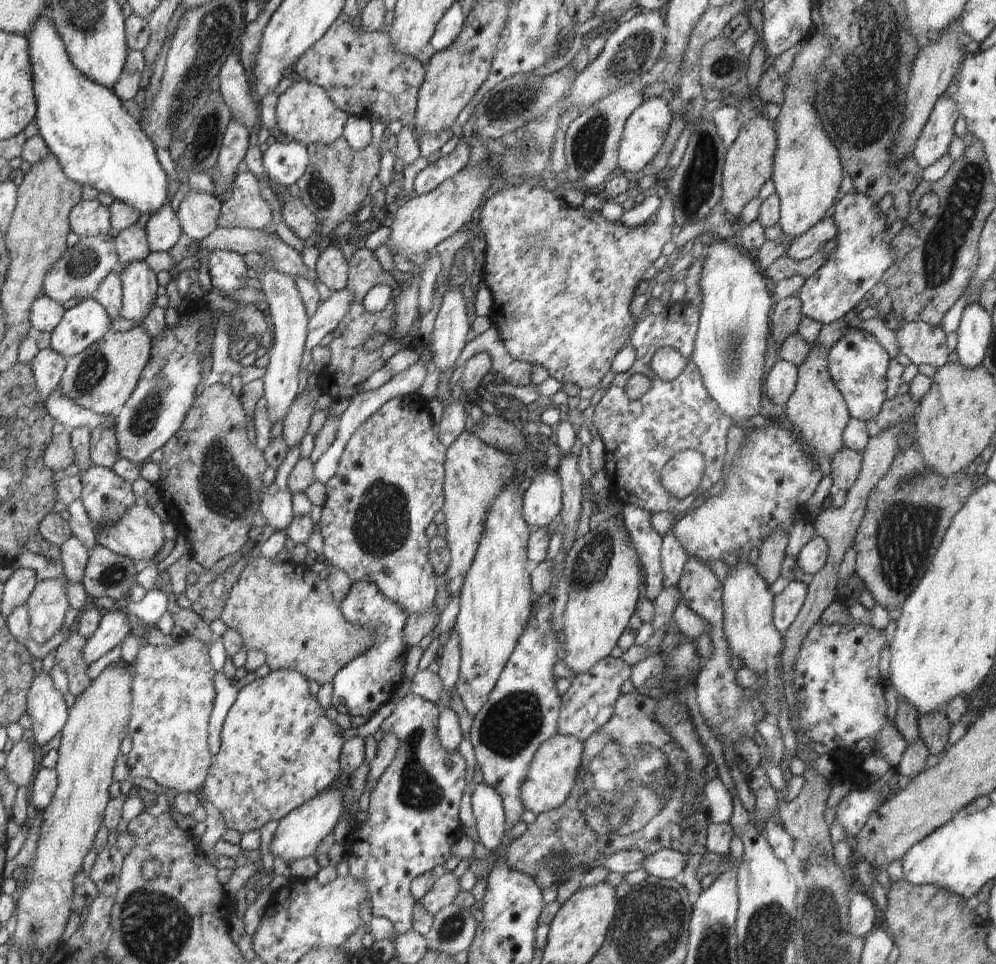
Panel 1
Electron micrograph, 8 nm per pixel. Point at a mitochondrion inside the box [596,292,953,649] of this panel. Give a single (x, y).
(905, 532)

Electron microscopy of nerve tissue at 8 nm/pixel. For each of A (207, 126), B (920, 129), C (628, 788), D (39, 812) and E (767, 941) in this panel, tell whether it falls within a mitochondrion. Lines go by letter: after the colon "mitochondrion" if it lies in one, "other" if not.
A: mitochondrion
B: other
C: mitochondrion
D: other
E: mitochondrion

